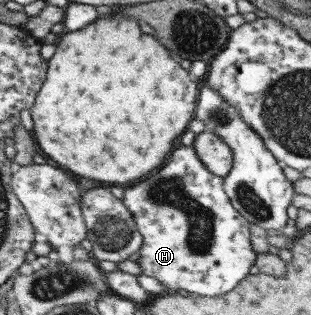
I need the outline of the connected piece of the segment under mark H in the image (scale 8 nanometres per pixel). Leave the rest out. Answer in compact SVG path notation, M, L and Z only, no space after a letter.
M179 145L178 148L174 147L170 158L166 158L166 166L158 168L154 174L150 172L146 178L140 178L140 182L136 182L132 188L124 188L122 192L122 204L127 208L127 211L131 214L132 221L136 224L136 231L141 234L141 245L139 246L138 259L136 264L141 268L141 274L144 276L150 276L154 280L158 280L162 286L165 286L167 290L186 290L186 292L192 295L203 296L218 296L232 290L246 275L250 266L255 264L255 255L249 241L250 230L249 223L238 214L237 210L230 204L226 193L222 190L222 179L220 176L212 174L206 167L198 160L194 149L189 146Z

